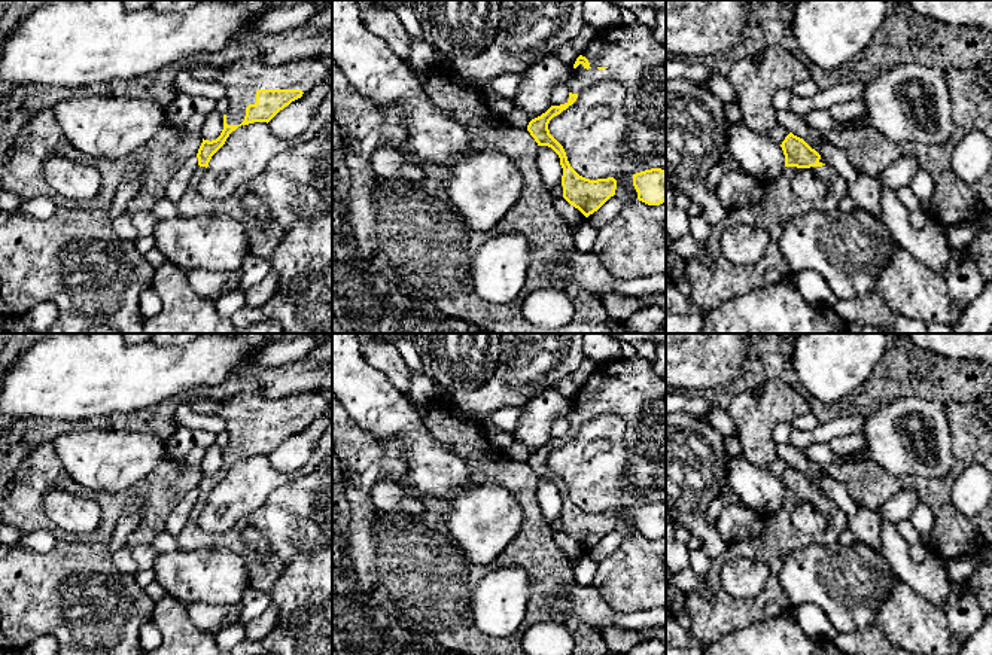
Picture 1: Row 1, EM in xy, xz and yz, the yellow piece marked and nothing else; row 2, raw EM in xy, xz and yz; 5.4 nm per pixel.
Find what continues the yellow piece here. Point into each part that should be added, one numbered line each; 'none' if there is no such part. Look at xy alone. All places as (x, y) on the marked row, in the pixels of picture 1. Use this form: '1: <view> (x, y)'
1: xy (242, 79)

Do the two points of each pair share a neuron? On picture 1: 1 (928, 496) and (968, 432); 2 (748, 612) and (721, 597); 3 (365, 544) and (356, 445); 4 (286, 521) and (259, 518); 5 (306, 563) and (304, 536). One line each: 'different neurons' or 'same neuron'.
1: same neuron
2: same neuron
3: same neuron
4: same neuron
5: different neurons

